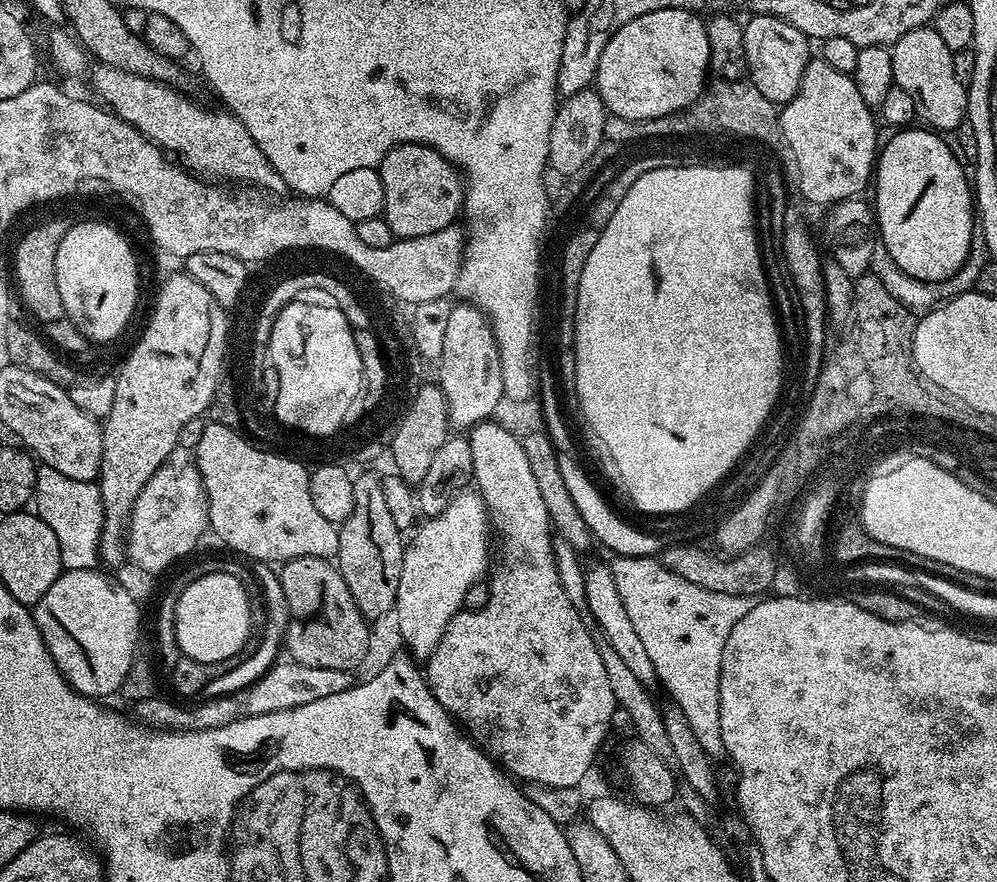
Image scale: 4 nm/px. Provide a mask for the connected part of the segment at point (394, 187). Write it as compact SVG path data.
M397 144L382 158L378 165L382 178L382 194L384 195L384 211L382 217L389 224L393 237L409 240L422 234L434 234L434 230L442 230L453 223L457 215L461 215L464 206L464 177L459 168L425 144Z

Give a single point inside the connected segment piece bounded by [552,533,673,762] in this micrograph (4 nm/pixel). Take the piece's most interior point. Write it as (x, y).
(632, 696)

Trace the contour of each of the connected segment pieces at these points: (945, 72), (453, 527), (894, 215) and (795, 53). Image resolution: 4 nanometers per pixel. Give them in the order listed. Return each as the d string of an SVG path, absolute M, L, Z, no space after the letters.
M925 26L902 34L891 49L894 83L914 98L917 117L937 133L955 133L968 115L968 90L962 82L958 82L958 74L954 74L954 58L946 42L938 38L935 28Z
M461 490L442 514L427 517L415 529L416 540L407 541L394 613L403 647L417 661L427 661L446 626L450 626L457 612L464 608L466 590L485 579L489 571L488 532L490 536L490 517L480 493Z
M909 126L897 131L896 136L881 147L874 165L874 188L876 200L874 213L878 225L878 240L886 246L897 269L919 280L938 282L950 278L962 266L968 256L974 231L974 192L970 187L970 176L964 173L961 157L948 144L943 135L927 127Z
M753 15L751 19L749 24L743 25L748 73L763 97L768 98L774 105L786 105L790 98L794 98L794 94L798 94L802 70L806 70L810 59L810 41L798 30L794 30L790 22L782 22L782 18Z

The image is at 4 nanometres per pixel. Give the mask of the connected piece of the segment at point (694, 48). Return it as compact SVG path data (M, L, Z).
M654 10L654 14L642 14L642 18L634 18L634 22L626 22L626 26L622 26L622 30L618 30L618 34L614 34L614 38L610 38L610 42L606 42L606 50L602 50L602 58L598 58L594 87L599 92L609 113L621 115L622 118L654 119L663 115L674 114L675 111L680 111L699 99L710 76L709 60L711 58L710 42L707 41L707 26L705 21L700 19L701 17L697 13L686 10Z

